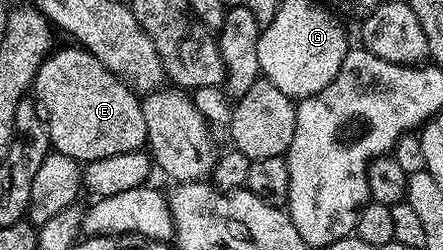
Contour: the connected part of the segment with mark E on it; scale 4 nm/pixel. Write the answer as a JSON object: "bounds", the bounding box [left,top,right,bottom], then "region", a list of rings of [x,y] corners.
{"bounds":[32,46,146,162],"region":[[[81,46],[70,47],[74,48],[59,47],[47,56],[36,74],[32,89],[37,103],[44,109],[46,129],[50,131],[53,151],[68,154],[68,158],[79,162],[112,158],[112,154],[139,151],[146,142],[141,99],[133,88],[128,87],[123,80],[115,78],[91,52],[87,52]]]}

